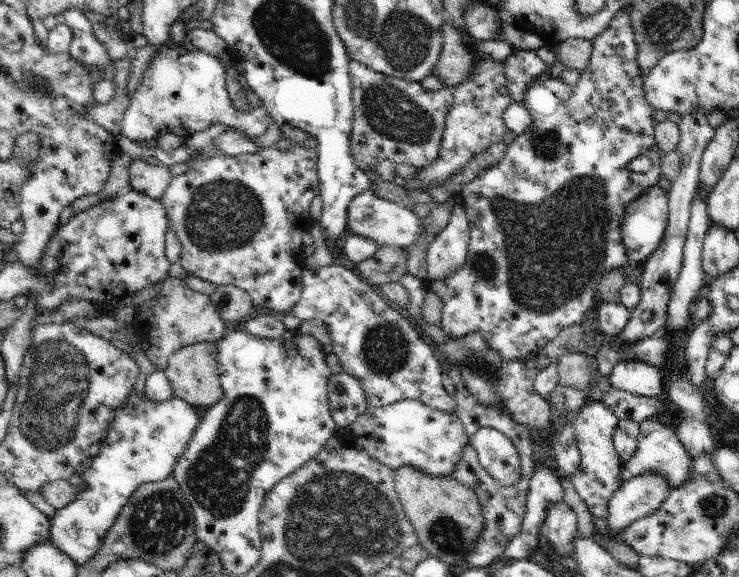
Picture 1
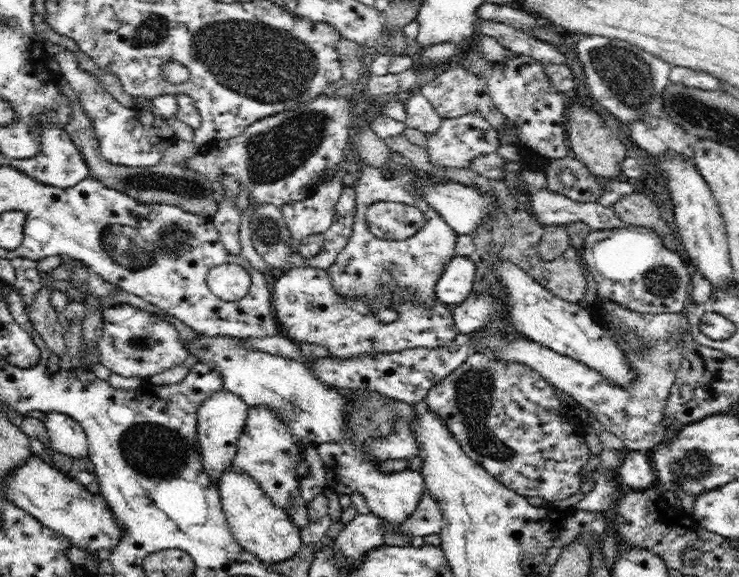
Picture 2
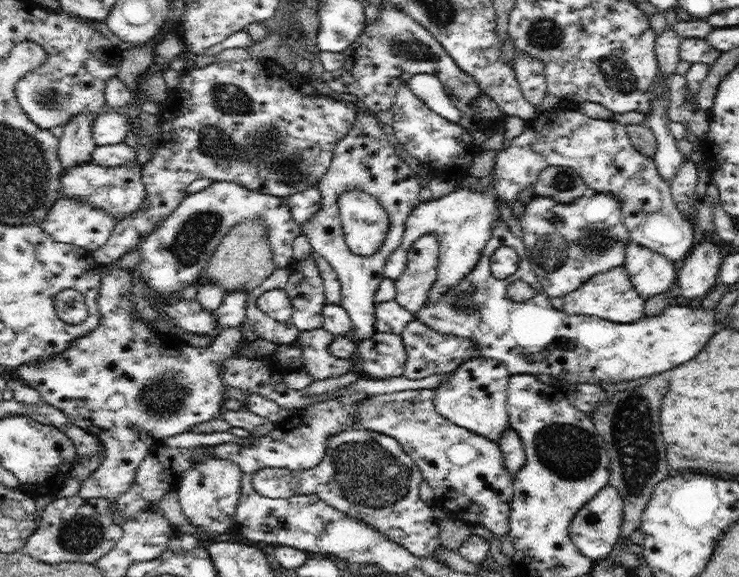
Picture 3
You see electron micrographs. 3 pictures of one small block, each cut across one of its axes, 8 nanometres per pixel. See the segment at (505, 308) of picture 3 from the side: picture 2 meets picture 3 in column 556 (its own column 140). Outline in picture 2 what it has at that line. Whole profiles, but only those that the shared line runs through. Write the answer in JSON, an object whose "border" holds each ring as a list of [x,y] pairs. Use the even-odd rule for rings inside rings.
{"border":[[[118,303],[104,310],[104,328],[97,342],[99,362],[111,372],[126,378],[138,376],[143,380],[168,368],[184,364],[188,350],[176,328],[156,314],[138,309],[126,303]]]}

